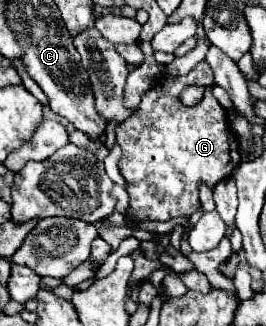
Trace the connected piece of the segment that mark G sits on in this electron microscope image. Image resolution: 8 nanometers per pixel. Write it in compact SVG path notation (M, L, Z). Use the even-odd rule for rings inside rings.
M201 61L197 67L193 67L191 73L179 75L179 77L161 77L155 87L147 89L141 95L141 107L135 115L131 115L127 121L119 123L115 129L117 145L121 147L123 155L119 159L119 171L127 179L127 193L131 209L129 213L135 219L171 219L171 215L177 211L179 215L191 217L199 209L199 185L205 183L209 187L215 187L219 181L227 179L233 169L241 163L239 155L239 143L233 131L227 125L225 109L219 105L219 101L213 97L211 89L215 87L213 71L209 63ZM189 85L203 85L205 97L195 107L185 107L179 101L179 95Z

